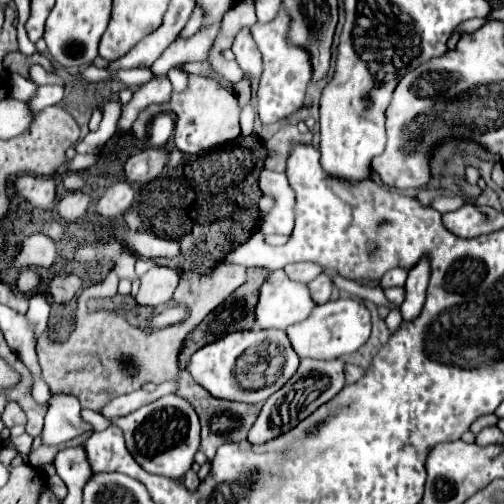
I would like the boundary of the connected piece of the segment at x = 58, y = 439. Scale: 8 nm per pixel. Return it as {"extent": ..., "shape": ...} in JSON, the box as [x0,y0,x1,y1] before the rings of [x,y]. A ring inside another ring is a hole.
{"extent":[42,395,92,445],"shape":[[[58,395],[50,401],[50,409],[46,413],[42,445],[60,445],[90,429],[92,425],[82,419],[78,399],[72,395]]]}

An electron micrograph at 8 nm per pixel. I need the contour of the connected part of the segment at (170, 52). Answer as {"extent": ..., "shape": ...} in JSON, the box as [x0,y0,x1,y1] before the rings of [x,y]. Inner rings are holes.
{"extent":[150,23,220,73],"shape":[[[214,23],[192,37],[176,37],[174,43],[162,53],[162,57],[150,67],[154,73],[168,73],[172,65],[183,62],[206,60],[216,36],[220,33],[220,23]],[[208,35],[208,39],[206,39]]]}

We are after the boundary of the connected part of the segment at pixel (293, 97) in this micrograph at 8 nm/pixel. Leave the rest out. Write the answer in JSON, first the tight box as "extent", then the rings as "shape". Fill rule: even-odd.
{"extent":[252,11,310,123],"shape":[[[280,11],[278,17],[268,25],[252,25],[252,37],[256,39],[256,45],[262,53],[262,77],[256,91],[256,107],[262,123],[274,123],[292,115],[302,105],[310,81],[308,53],[304,53],[304,49],[294,49],[284,41],[286,29],[288,17],[284,17],[284,11]]]}

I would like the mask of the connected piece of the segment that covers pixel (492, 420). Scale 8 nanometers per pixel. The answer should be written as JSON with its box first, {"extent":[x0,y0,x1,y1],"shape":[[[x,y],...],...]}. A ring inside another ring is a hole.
{"extent":[470,415,498,434],"shape":[[[482,415],[482,417],[478,417],[478,419],[472,423],[470,431],[477,434],[483,428],[490,427],[490,425],[496,425],[496,421],[498,421],[498,417],[496,417],[496,415]]]}

